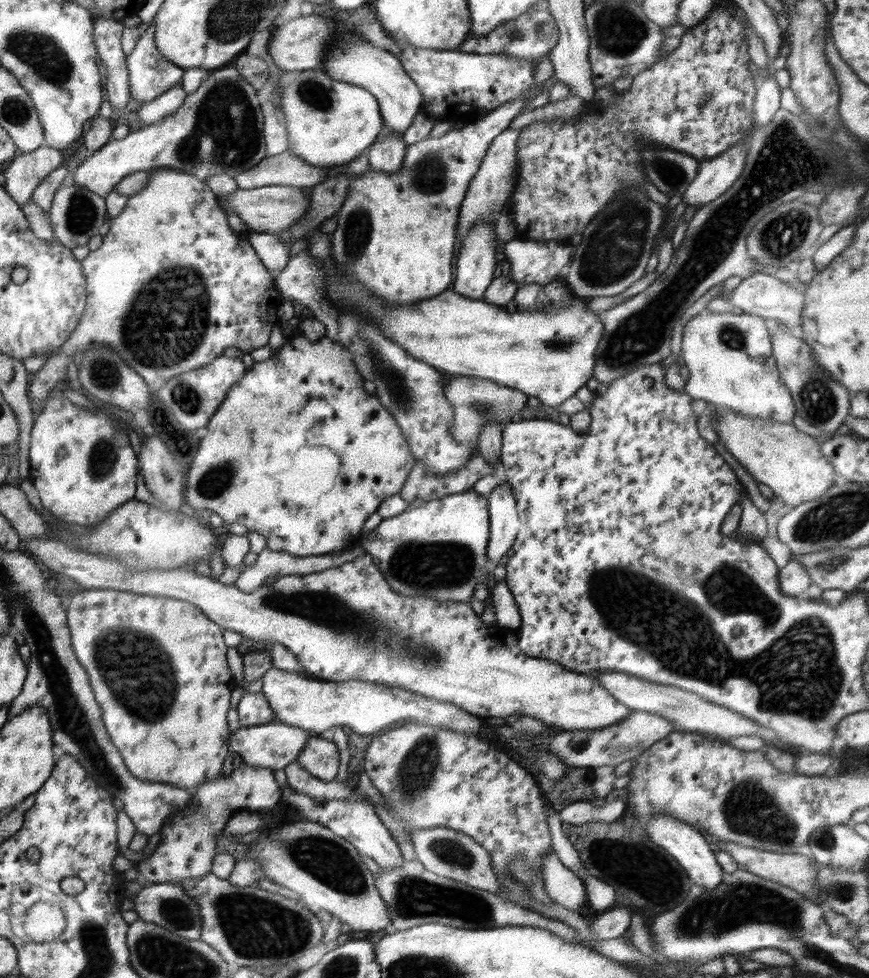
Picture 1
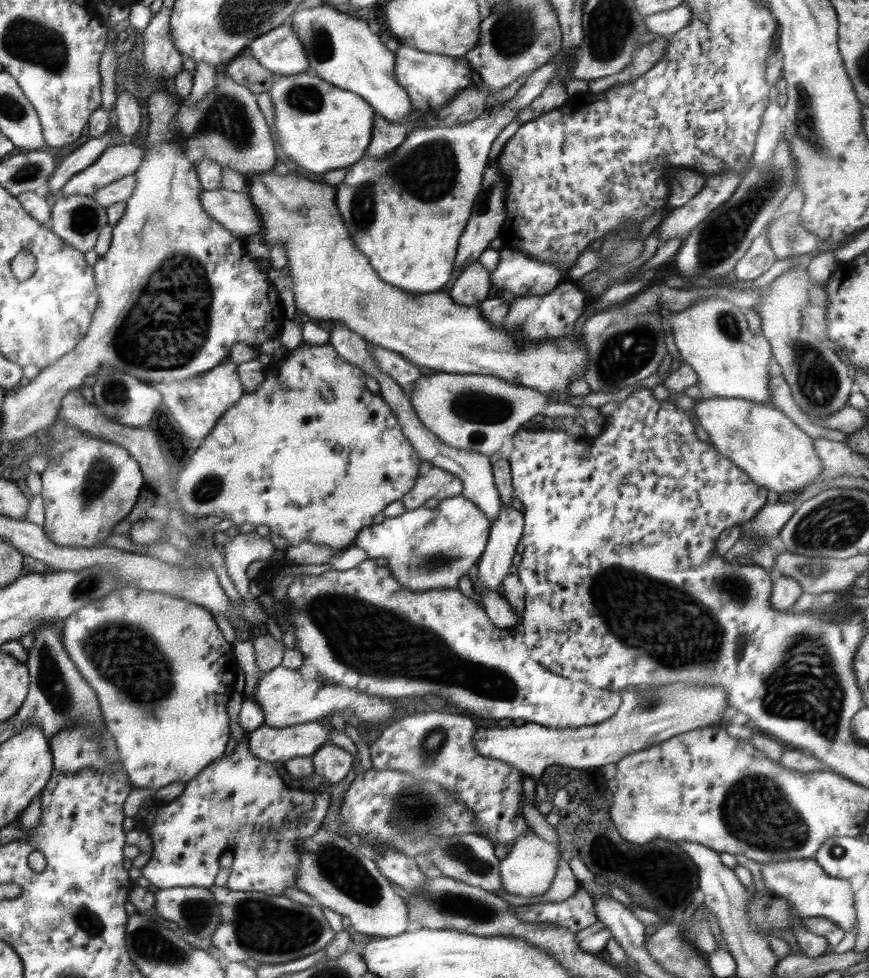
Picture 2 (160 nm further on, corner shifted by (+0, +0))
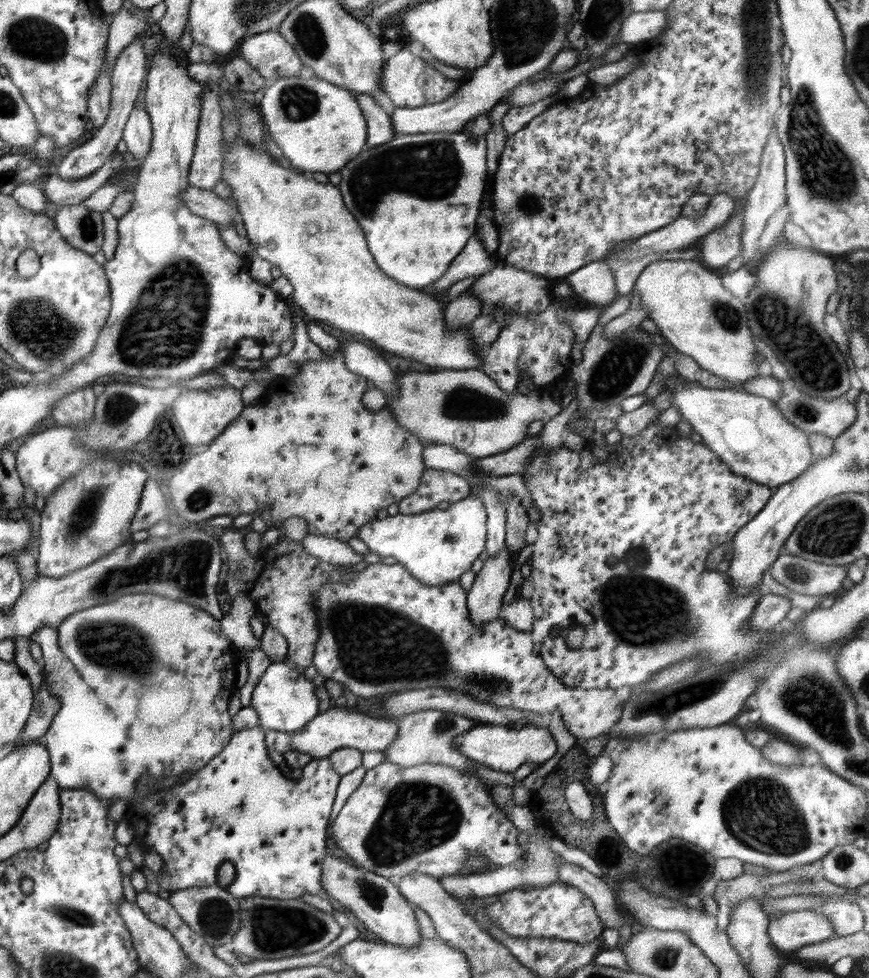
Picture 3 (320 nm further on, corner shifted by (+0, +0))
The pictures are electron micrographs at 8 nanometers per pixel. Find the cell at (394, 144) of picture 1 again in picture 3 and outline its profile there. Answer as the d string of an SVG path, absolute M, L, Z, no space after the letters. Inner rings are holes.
M355 93L355 97L367 122L367 148L390 142L394 136L391 116L376 103L373 96Z

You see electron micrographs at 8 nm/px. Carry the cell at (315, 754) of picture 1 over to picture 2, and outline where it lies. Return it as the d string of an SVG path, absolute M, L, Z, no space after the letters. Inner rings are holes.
M324 743L312 756L313 770L329 783L340 782L351 769L353 756L338 745Z

